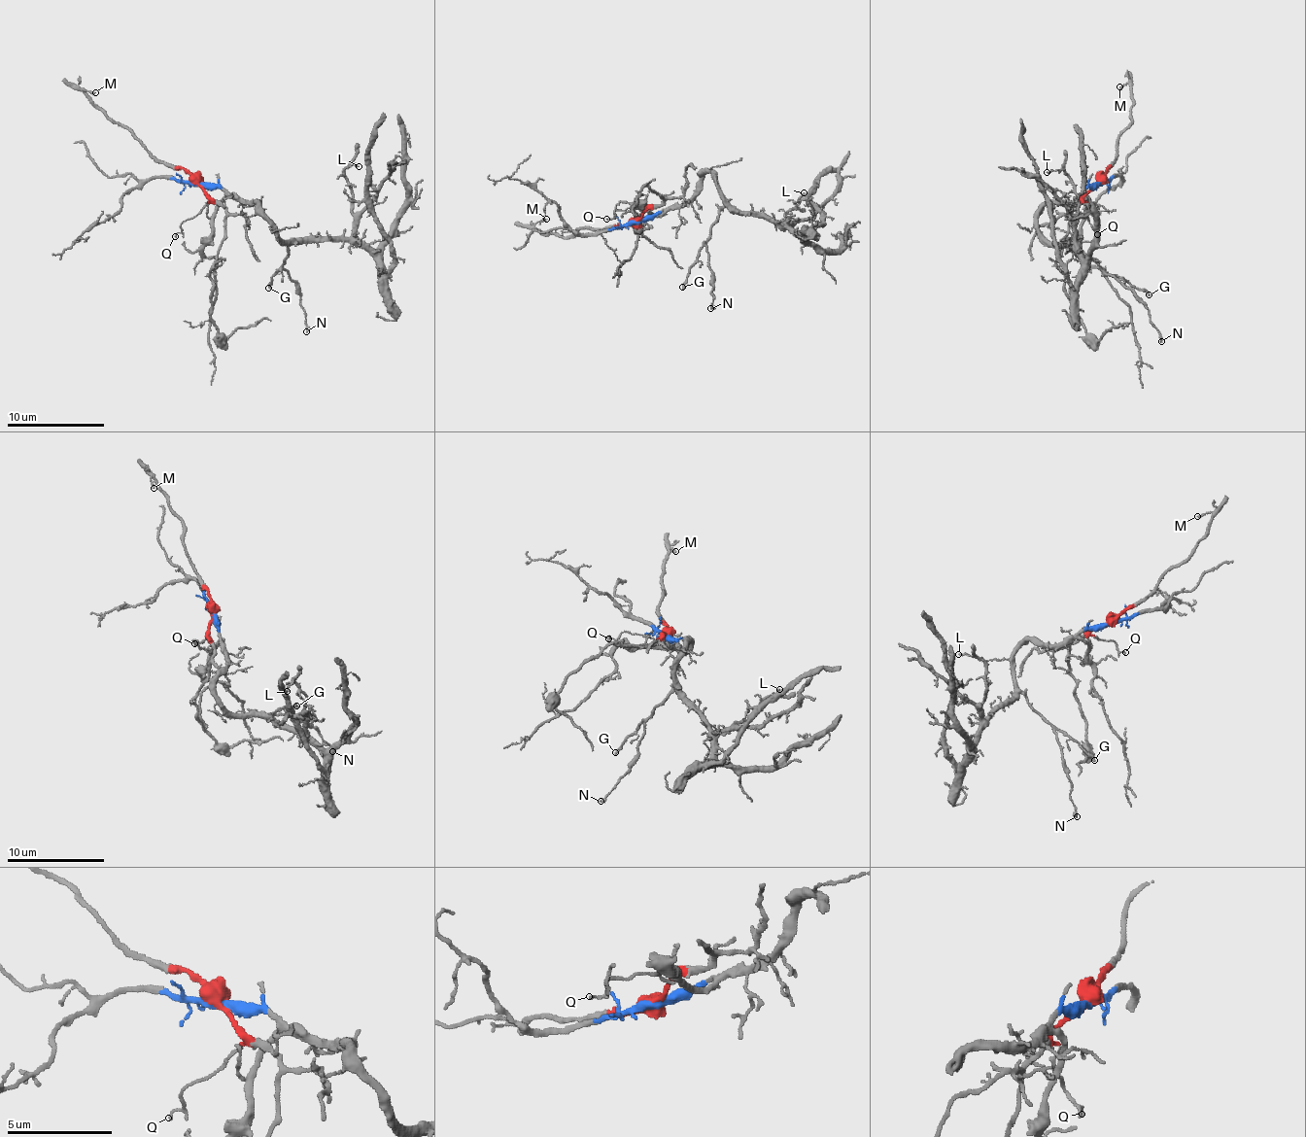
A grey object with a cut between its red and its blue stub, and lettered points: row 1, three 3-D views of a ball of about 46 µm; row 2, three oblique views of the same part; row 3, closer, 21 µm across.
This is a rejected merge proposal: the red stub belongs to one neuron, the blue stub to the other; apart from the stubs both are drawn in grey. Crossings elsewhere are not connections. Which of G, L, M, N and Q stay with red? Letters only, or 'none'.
M, Q

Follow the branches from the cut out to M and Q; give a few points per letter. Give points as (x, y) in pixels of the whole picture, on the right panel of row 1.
M: (1099, 184), (1114, 162), (1117, 136), (1132, 122), (1132, 89), (1128, 85), (1118, 87)
Q: (1099, 184), (1084, 201), (1084, 215), (1097, 233)

